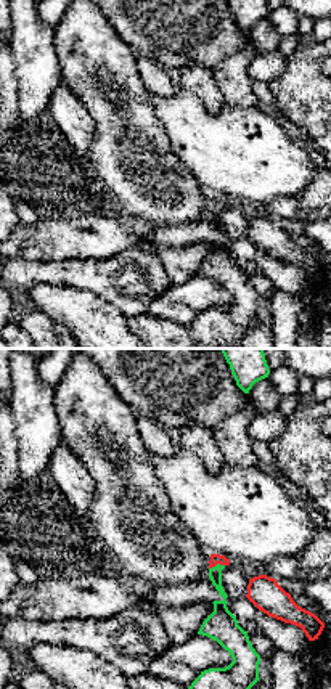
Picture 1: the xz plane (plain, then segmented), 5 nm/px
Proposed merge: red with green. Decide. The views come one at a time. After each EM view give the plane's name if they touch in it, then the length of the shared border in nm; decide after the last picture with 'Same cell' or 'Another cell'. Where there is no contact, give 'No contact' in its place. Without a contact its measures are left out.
Touches red in xz. Shared border 80 nm

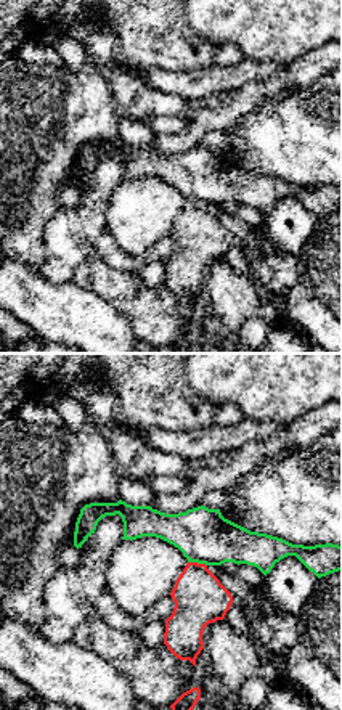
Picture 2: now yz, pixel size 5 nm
Touches red in yz. Shared border 100 nm

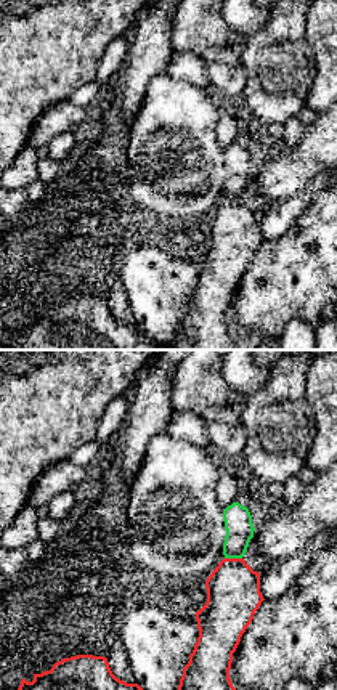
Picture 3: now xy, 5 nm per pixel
Touches red in xy. Shared border 90 nm

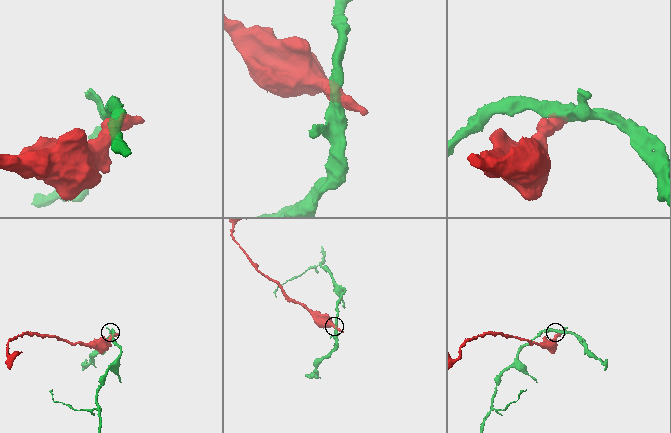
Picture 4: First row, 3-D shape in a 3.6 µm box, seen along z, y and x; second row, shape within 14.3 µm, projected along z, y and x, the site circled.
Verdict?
Another cell

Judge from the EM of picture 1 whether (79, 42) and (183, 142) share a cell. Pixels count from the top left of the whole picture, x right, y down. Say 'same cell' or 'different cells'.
different cells

